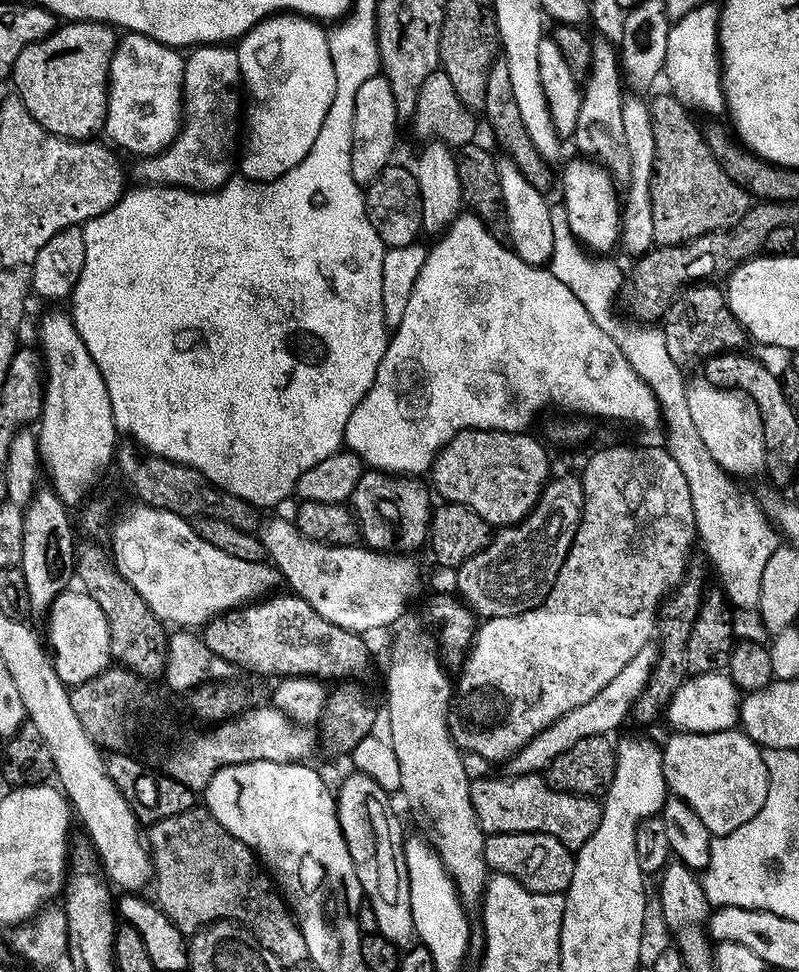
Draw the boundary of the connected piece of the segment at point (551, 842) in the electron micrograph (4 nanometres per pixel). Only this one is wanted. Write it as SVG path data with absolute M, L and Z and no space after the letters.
M497 832L484 837L484 861L493 873L509 875L534 892L563 893L572 881L573 853L550 832Z

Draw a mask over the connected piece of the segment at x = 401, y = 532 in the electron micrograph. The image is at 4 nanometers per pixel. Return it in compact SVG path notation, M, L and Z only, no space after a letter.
M366 470L362 478L358 478L358 486L354 490L350 504L358 521L358 536L367 547L373 550L383 550L388 554L412 554L415 548L424 548L428 539L428 528L432 524L434 511L433 493L423 479L391 472Z

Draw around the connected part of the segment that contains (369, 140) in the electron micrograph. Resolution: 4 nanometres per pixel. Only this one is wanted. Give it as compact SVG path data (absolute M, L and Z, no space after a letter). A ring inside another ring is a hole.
M378 74L374 78L366 78L358 95L354 97L354 130L350 146L350 174L354 182L367 186L382 174L382 170L393 163L392 151L396 148L396 127L398 127L398 110L394 90L390 90L390 82Z

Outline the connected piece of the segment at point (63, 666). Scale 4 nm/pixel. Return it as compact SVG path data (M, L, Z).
M69 590L58 594L58 598L54 598L52 607L46 613L46 619L48 619L46 644L54 653L56 673L60 675L65 685L77 686L86 683L90 677L90 670L103 670L109 667L112 660L110 626L102 606L98 606L98 602L94 602L94 598L90 598L88 592Z

